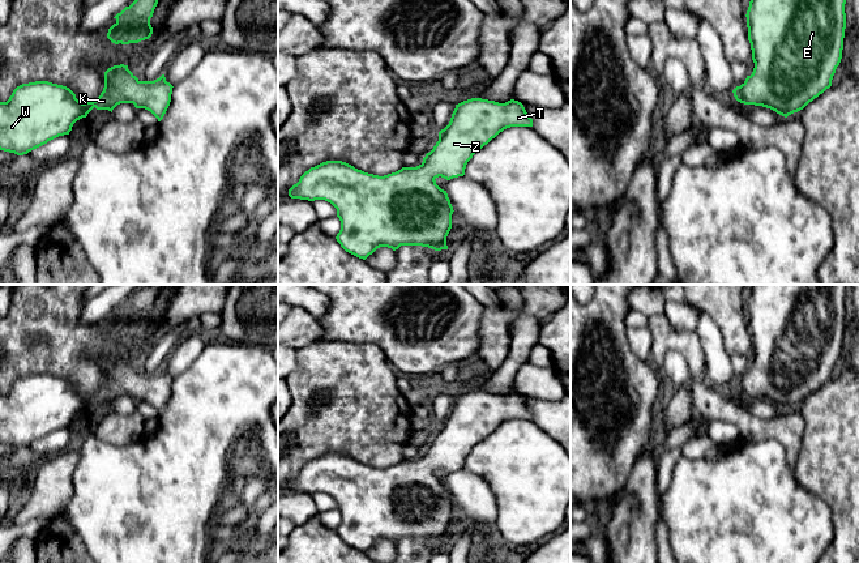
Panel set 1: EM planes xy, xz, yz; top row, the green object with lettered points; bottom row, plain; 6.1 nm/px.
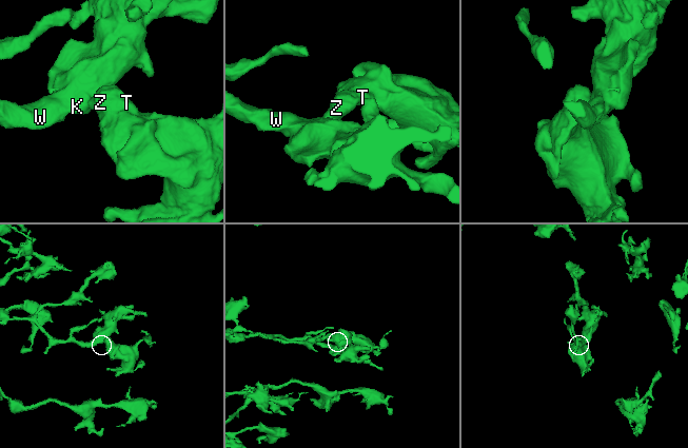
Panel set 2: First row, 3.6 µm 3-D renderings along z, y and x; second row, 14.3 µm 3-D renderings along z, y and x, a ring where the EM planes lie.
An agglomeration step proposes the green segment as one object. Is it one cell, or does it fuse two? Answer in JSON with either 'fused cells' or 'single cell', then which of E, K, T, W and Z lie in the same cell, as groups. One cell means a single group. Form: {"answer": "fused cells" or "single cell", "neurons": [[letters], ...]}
{"answer": "single cell", "neurons": [["E", "K", "T", "W", "Z"]]}

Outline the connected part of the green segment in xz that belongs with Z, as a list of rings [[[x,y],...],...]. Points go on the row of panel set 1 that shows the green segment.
[[[471,98],[456,105],[449,124],[439,132],[439,141],[433,149],[426,154],[423,162],[416,167],[402,167],[401,170],[379,176],[364,172],[342,161],[326,161],[305,171],[299,182],[289,189],[291,199],[300,200],[325,200],[337,209],[337,217],[341,221],[341,230],[336,239],[341,247],[366,260],[380,247],[388,247],[393,251],[401,246],[422,246],[435,251],[448,249],[446,236],[452,229],[453,206],[446,191],[436,184],[436,178],[446,180],[463,176],[467,162],[473,155],[495,138],[500,132],[510,127],[533,127],[533,119],[526,112],[523,105],[510,99],[505,103],[495,101]]]

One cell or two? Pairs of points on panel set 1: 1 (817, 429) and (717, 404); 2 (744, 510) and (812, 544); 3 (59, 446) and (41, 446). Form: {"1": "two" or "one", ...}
{"1": "two", "2": "one", "3": "one"}

